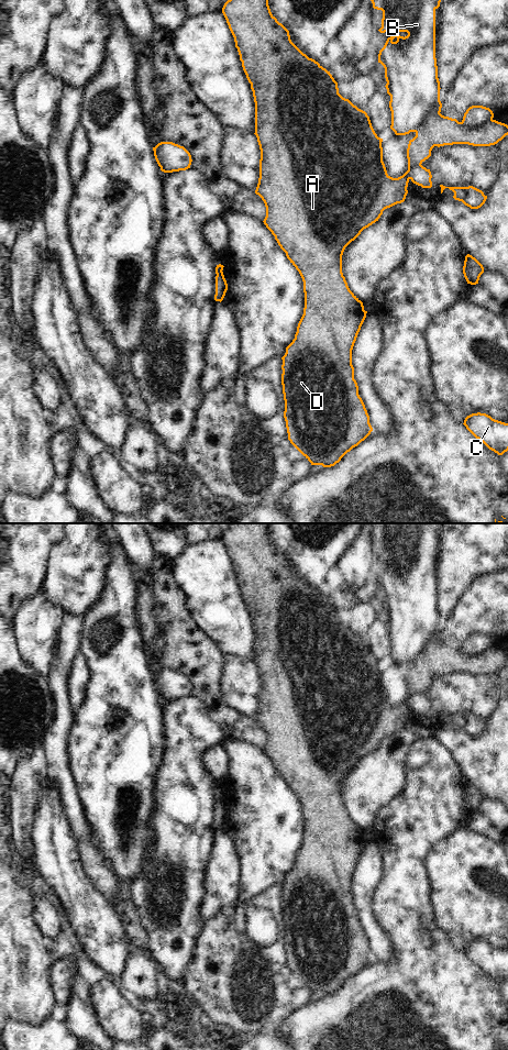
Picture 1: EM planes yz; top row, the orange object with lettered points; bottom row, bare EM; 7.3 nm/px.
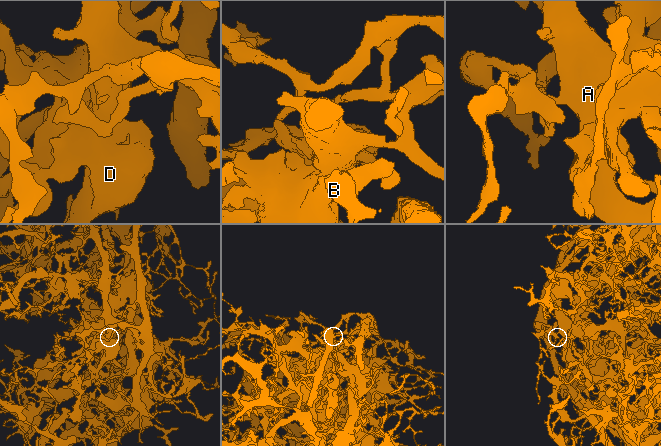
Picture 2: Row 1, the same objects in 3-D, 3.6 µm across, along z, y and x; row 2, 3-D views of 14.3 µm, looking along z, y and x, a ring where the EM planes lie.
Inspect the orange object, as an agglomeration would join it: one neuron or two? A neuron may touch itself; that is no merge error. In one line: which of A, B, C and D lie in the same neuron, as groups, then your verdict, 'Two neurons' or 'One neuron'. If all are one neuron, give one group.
Groups: A D / B C. Two neurons

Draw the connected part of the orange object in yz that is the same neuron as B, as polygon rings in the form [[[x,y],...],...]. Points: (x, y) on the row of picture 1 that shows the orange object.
[[[371,0],[373,8],[383,11],[382,27],[378,30],[380,33],[388,32],[390,36],[387,38],[384,47],[379,51],[378,63],[385,68],[386,89],[390,96],[389,108],[391,111],[391,125],[390,129],[396,135],[406,135],[410,132],[417,134],[418,130],[422,128],[427,118],[431,112],[441,112],[442,103],[440,101],[440,81],[438,78],[438,66],[435,58],[435,10],[440,7],[441,0]]]

